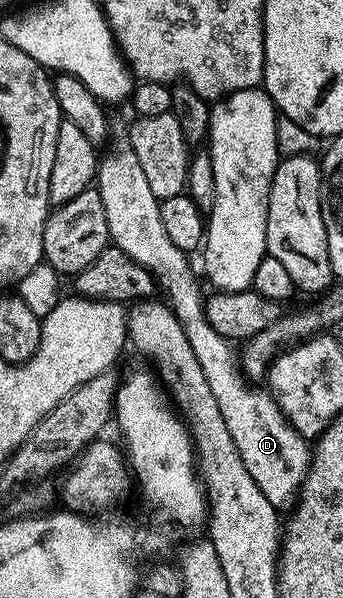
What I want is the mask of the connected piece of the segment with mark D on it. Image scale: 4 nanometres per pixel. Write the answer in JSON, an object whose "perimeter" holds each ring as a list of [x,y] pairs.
{"perimeter":[[[122,136],[112,142],[109,143],[110,151],[101,155],[96,175],[96,189],[100,192],[100,200],[104,200],[104,212],[108,216],[110,241],[132,256],[136,264],[149,270],[160,290],[167,294],[168,305],[178,317],[196,360],[200,360],[200,368],[204,368],[208,388],[212,388],[212,396],[216,396],[216,404],[220,404],[224,424],[228,424],[228,432],[236,443],[236,452],[240,452],[240,460],[244,460],[244,468],[248,468],[248,476],[252,476],[252,480],[256,480],[256,488],[268,496],[268,504],[280,512],[285,511],[285,506],[286,509],[293,507],[310,470],[311,443],[292,429],[271,394],[263,387],[261,390],[258,387],[261,385],[248,380],[242,373],[239,351],[230,339],[220,336],[220,332],[208,324],[204,293],[198,287],[198,278],[186,259],[189,258],[187,251],[176,248],[168,232],[164,232],[158,207],[160,199],[154,195],[148,179],[144,177],[140,160],[136,160],[136,152],[132,152],[129,137]]]}

